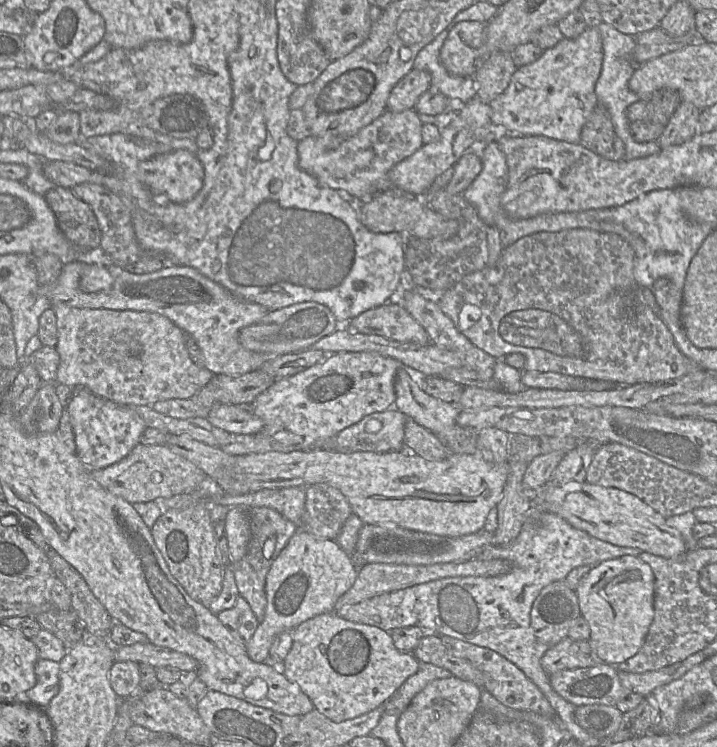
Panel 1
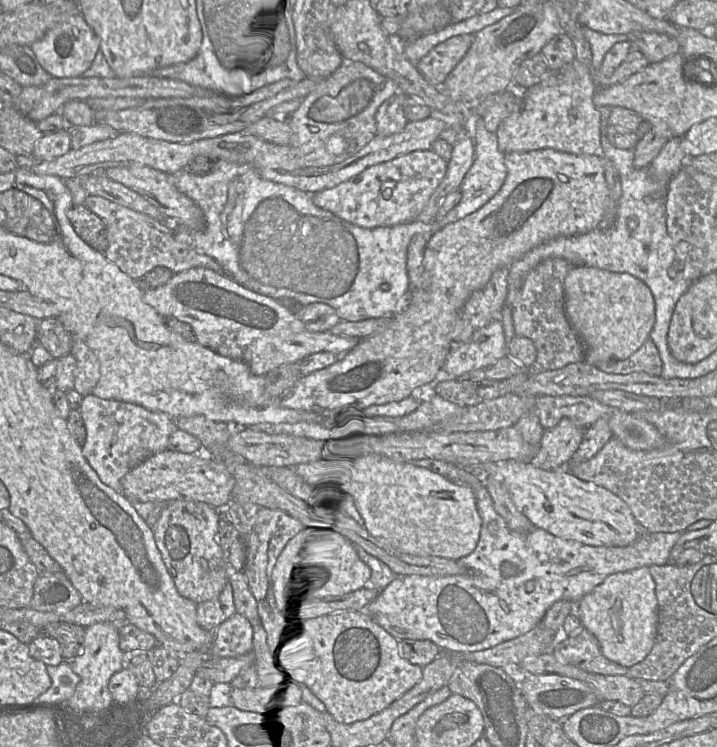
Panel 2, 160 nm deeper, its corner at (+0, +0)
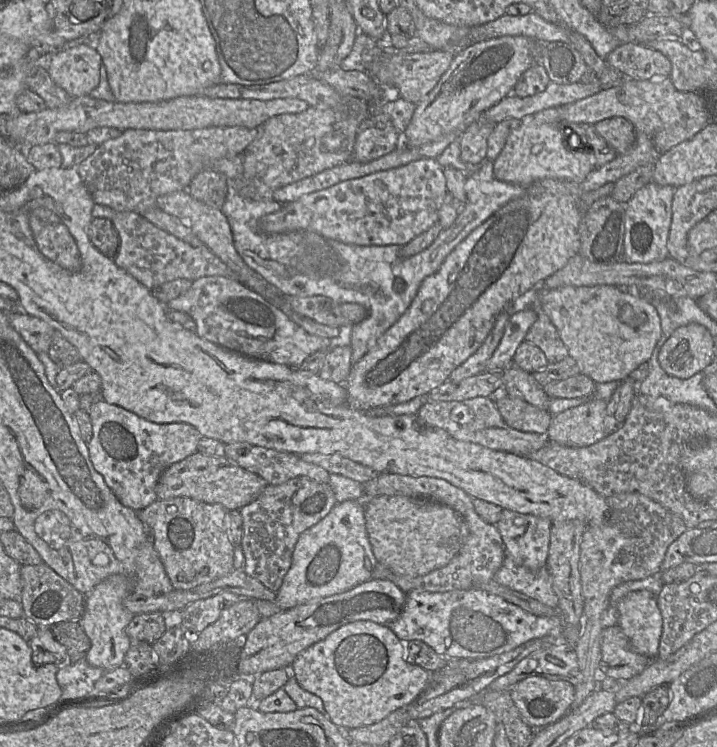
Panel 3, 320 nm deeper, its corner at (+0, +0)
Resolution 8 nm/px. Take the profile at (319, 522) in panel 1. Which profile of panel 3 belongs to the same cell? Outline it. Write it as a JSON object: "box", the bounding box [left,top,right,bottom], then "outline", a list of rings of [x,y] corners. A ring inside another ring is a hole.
{"box":[225,442,329,486],"outline":[[[234,442],[225,444],[225,457],[237,466],[258,475],[271,486],[303,476],[319,483],[329,483],[329,473],[324,468],[305,462],[292,453],[246,442]]]}

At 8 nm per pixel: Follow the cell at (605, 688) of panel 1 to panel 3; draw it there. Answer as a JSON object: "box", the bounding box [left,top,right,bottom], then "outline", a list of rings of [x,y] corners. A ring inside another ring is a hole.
{"box":[510,675,575,730],"outline":[[[534,675],[515,684],[510,695],[523,720],[535,730],[558,721],[571,710],[575,687],[566,680]]]}

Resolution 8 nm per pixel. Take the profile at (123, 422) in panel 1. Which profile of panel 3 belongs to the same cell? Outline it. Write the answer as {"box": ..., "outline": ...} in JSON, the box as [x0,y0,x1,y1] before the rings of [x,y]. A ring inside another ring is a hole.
{"box":[87,399,202,512],"outline":[[[102,399],[87,413],[93,428],[92,438],[87,442],[93,467],[103,476],[119,502],[136,512],[158,500],[156,486],[169,466],[198,452],[202,435],[188,423],[154,423]]]}

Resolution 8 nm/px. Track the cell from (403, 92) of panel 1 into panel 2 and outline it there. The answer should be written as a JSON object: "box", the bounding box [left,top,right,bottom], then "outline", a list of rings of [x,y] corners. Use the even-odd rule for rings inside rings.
{"box":[375,91,408,136],"outline":[[[399,91],[379,107],[375,117],[377,135],[390,136],[404,129],[408,122],[404,112],[406,96]]]}

